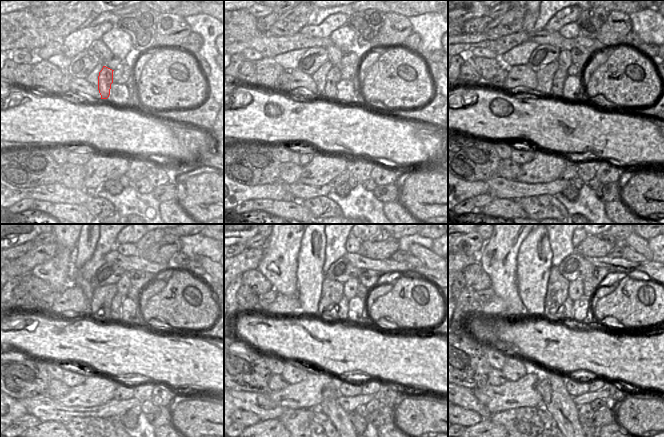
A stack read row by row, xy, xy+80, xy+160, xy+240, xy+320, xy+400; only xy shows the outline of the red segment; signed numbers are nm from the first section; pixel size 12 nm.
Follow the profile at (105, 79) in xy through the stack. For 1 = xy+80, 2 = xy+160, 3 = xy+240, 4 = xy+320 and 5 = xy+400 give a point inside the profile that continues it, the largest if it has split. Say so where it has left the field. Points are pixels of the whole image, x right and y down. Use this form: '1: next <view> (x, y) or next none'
1: next xy+80 (333, 77)
2: next xy+160 (560, 75)
3: next xy+240 (115, 309)
4: next xy+320 (343, 305)
5: next xy+400 (568, 304)

